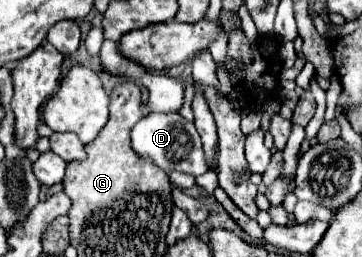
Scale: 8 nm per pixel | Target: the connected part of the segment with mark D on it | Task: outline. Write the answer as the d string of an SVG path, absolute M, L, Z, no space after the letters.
M150 113L142 117L132 129L132 147L136 153L150 157L166 173L182 171L182 173L190 173L196 177L208 171L204 163L200 135L196 127L190 121L186 121L180 113Z

